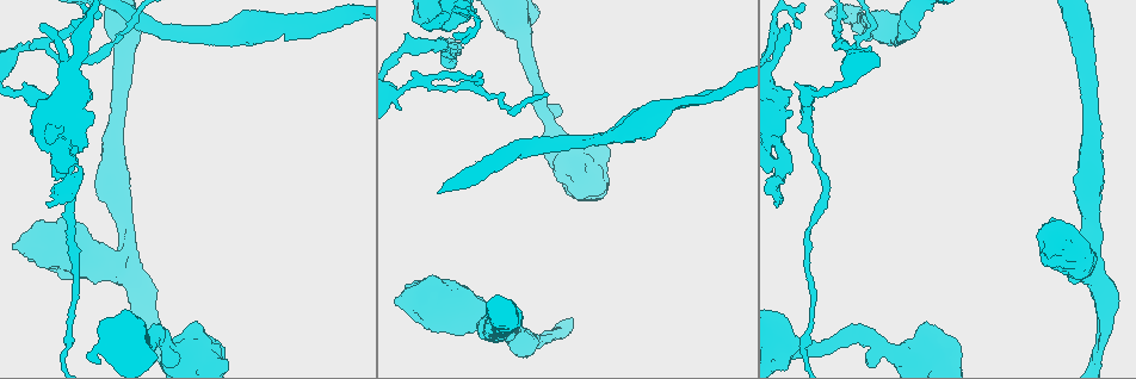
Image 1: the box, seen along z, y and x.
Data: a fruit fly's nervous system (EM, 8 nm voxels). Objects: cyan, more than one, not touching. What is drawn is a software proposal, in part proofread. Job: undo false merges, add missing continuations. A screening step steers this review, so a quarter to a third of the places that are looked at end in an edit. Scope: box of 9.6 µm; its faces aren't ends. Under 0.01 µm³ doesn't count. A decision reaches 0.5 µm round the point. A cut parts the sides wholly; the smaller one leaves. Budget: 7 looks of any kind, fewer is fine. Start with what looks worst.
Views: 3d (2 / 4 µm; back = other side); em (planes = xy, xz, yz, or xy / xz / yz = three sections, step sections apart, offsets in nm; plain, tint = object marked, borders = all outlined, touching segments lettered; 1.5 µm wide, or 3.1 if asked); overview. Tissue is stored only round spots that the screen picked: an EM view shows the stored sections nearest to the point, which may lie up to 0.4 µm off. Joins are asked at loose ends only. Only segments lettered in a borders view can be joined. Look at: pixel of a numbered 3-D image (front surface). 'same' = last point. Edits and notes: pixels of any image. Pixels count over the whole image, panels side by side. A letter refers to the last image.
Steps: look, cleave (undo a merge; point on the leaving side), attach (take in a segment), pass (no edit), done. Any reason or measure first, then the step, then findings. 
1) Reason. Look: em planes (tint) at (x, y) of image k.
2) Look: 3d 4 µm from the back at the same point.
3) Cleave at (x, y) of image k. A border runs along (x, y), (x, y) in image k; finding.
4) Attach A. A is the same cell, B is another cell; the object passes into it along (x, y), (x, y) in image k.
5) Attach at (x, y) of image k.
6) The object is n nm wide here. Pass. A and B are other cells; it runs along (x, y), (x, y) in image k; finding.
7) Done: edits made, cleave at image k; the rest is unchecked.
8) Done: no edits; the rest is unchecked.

Branch stops here. Look: 3d 4 µm at (420, 25) of image 1.

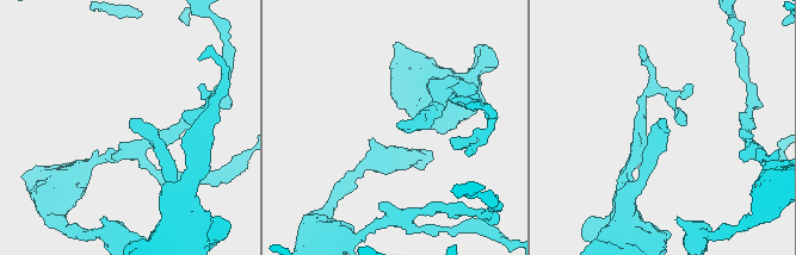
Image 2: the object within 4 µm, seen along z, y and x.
Look: em planes (borders) at (396, 125) of image 2.

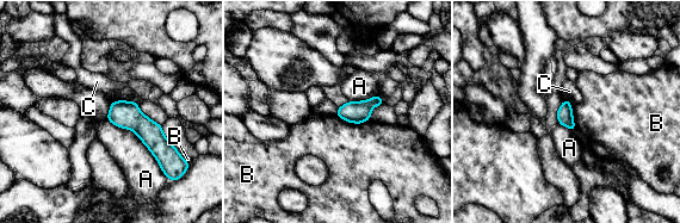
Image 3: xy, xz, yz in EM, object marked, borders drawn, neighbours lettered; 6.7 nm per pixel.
Pass. A, B and C are other cells; none of them fits.

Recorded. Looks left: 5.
Thick turns thin. Look: 3d 4 µm at (116, 205) of image 1.

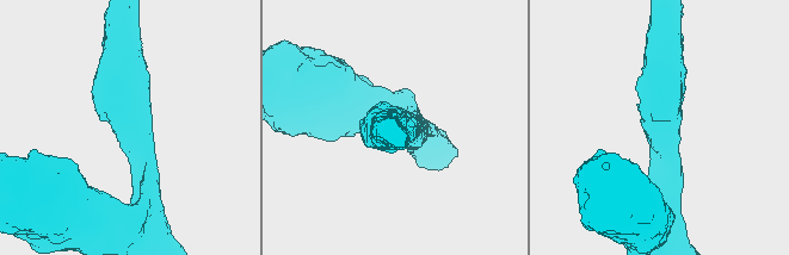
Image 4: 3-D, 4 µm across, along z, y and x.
Shape alone is not enough. Look: em xz step 8 (tint) at (662, 132) of image 4.

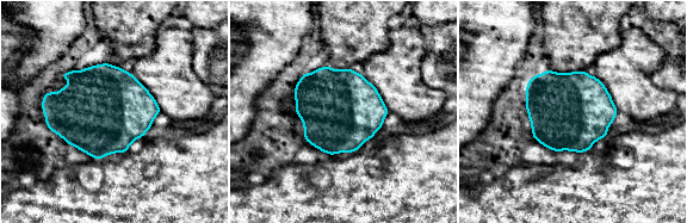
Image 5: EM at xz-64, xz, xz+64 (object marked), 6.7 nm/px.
Another direction. Look: em planes (borders) at the same point.

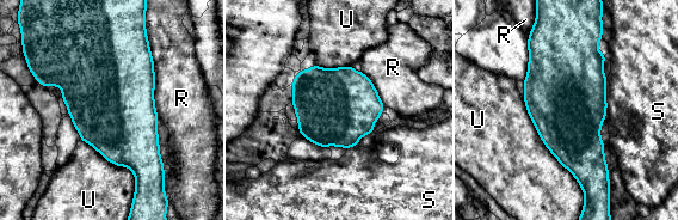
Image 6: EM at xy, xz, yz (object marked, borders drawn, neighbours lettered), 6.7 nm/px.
Pass. R, S and U are other cells; a border runs along (523, 97), (542, 142), (584, 191) in image 6; continuous, no second neuron.

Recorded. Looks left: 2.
Thick turns thin. Look: em xy step 8 (tint) at (228, 29) of image 1.

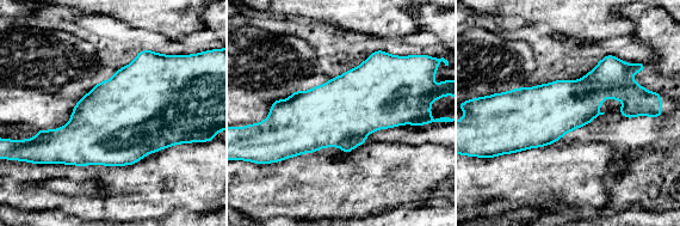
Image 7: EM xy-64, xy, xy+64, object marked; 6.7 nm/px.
See the neighbours. Look: em xy step 8 (borders) at the same point.

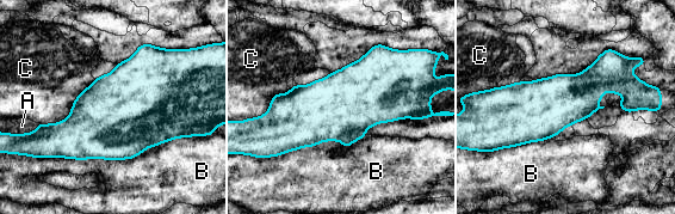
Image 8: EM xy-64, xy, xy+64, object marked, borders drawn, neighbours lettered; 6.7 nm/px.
Pass. A, B and C are other cells; a border runs along (96, 79), (66, 117), (39, 123) in image 8; one neuron here.

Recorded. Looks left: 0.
Done: no edits; the rest is unchecked.

